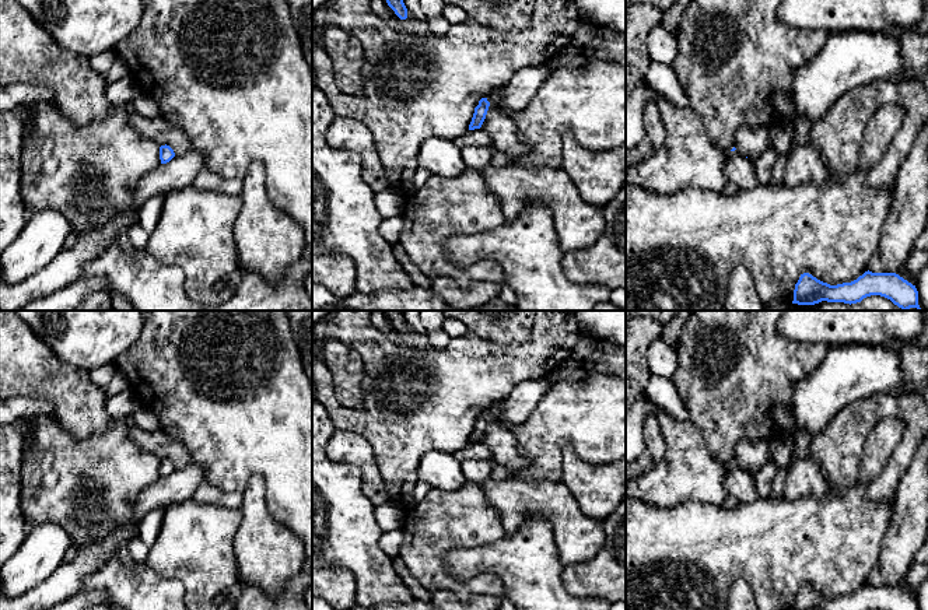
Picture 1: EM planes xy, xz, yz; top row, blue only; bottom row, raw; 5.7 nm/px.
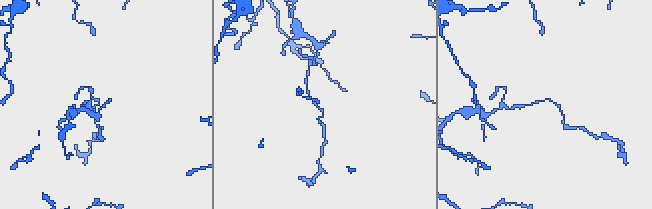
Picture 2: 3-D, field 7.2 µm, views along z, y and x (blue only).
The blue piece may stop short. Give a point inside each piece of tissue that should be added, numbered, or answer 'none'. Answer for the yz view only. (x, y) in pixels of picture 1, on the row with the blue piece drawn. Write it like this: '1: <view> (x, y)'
none

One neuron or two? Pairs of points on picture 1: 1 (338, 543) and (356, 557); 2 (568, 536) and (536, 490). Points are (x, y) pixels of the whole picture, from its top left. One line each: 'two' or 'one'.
1: one
2: one

